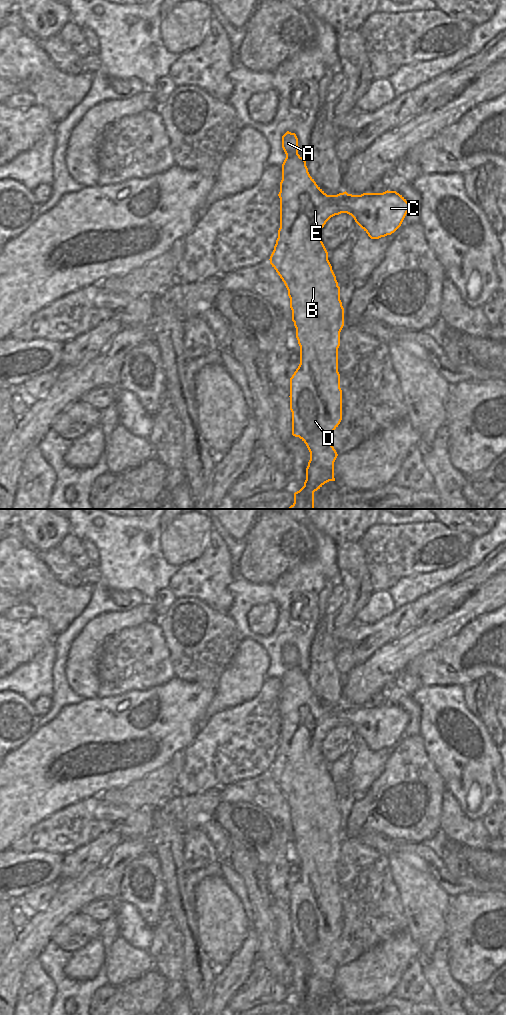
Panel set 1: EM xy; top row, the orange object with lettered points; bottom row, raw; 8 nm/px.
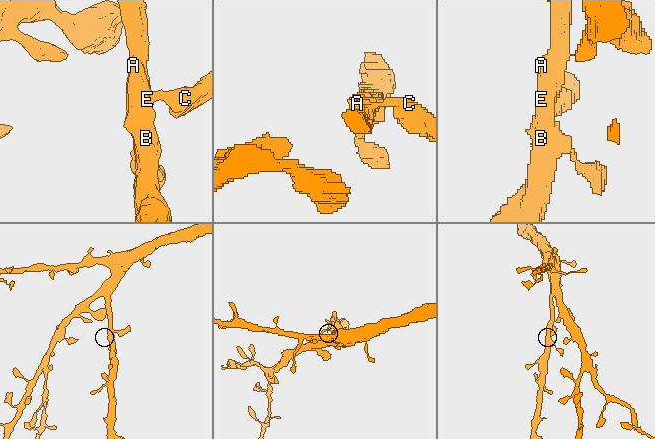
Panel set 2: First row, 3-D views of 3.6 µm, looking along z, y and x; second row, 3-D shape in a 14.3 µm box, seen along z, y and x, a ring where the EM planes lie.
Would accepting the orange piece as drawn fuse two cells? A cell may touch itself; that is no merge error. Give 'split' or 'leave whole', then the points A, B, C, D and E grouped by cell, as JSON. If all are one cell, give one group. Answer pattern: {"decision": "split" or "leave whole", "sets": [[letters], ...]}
{"decision": "leave whole", "sets": [["A", "B", "C", "D", "E"]]}

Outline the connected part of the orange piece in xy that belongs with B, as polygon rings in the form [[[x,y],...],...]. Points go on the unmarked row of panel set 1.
[[[287,643],[282,648],[282,660],[286,670],[282,676],[282,692],[278,706],[280,710],[280,740],[269,772],[288,802],[292,833],[296,840],[296,850],[300,858],[300,876],[290,890],[292,947],[299,949],[306,956],[310,964],[310,972],[306,980],[304,998],[294,1005],[294,1015],[314,1015],[314,1004],[325,995],[335,993],[334,974],[338,966],[332,958],[330,950],[342,932],[338,860],[340,858],[340,844],[344,838],[344,820],[340,812],[340,799],[328,772],[328,764],[322,754],[322,740],[331,729],[347,725],[354,730],[355,734],[371,751],[379,751],[391,747],[401,738],[410,716],[396,703],[388,702],[383,705],[363,705],[361,707],[348,706],[346,703],[337,707],[327,707],[310,688],[306,673],[298,666],[298,650],[295,645]]]

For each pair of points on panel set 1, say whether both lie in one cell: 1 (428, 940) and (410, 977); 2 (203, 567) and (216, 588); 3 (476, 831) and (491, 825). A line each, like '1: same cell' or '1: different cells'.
1: different cells
2: same cell
3: different cells

